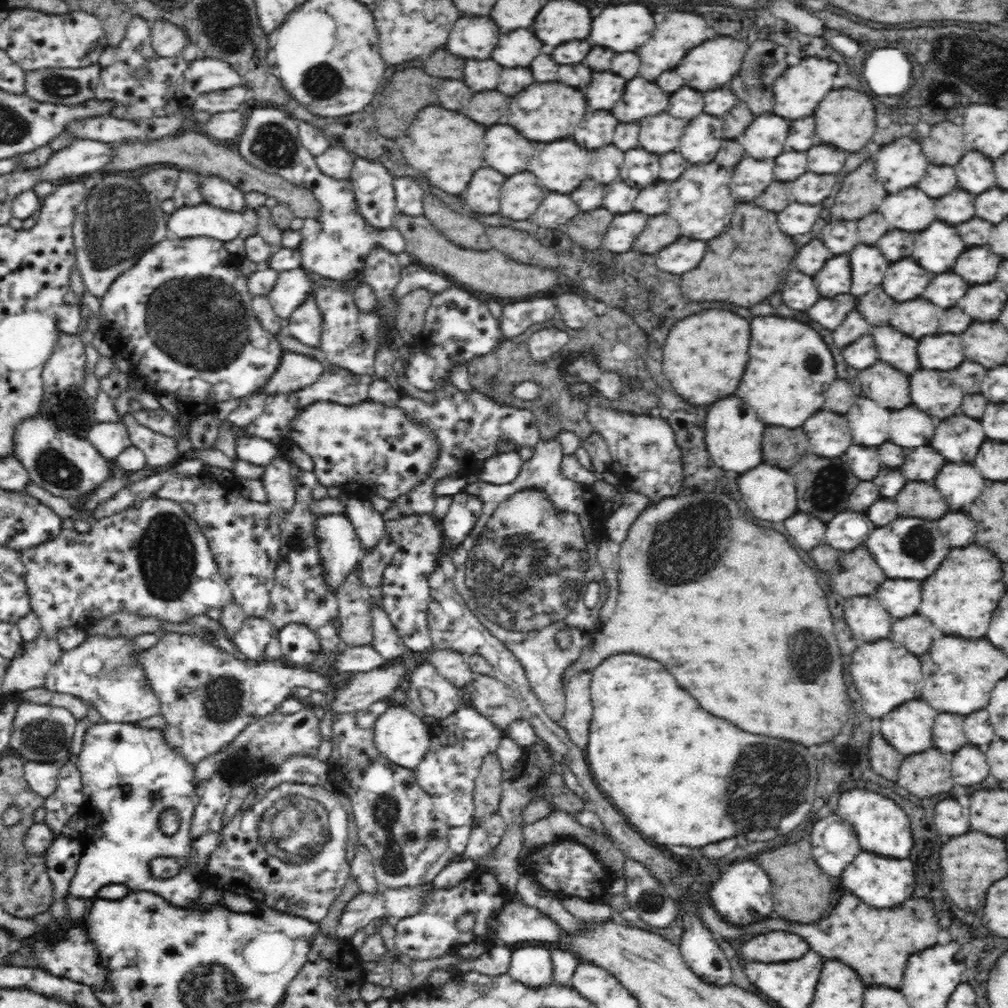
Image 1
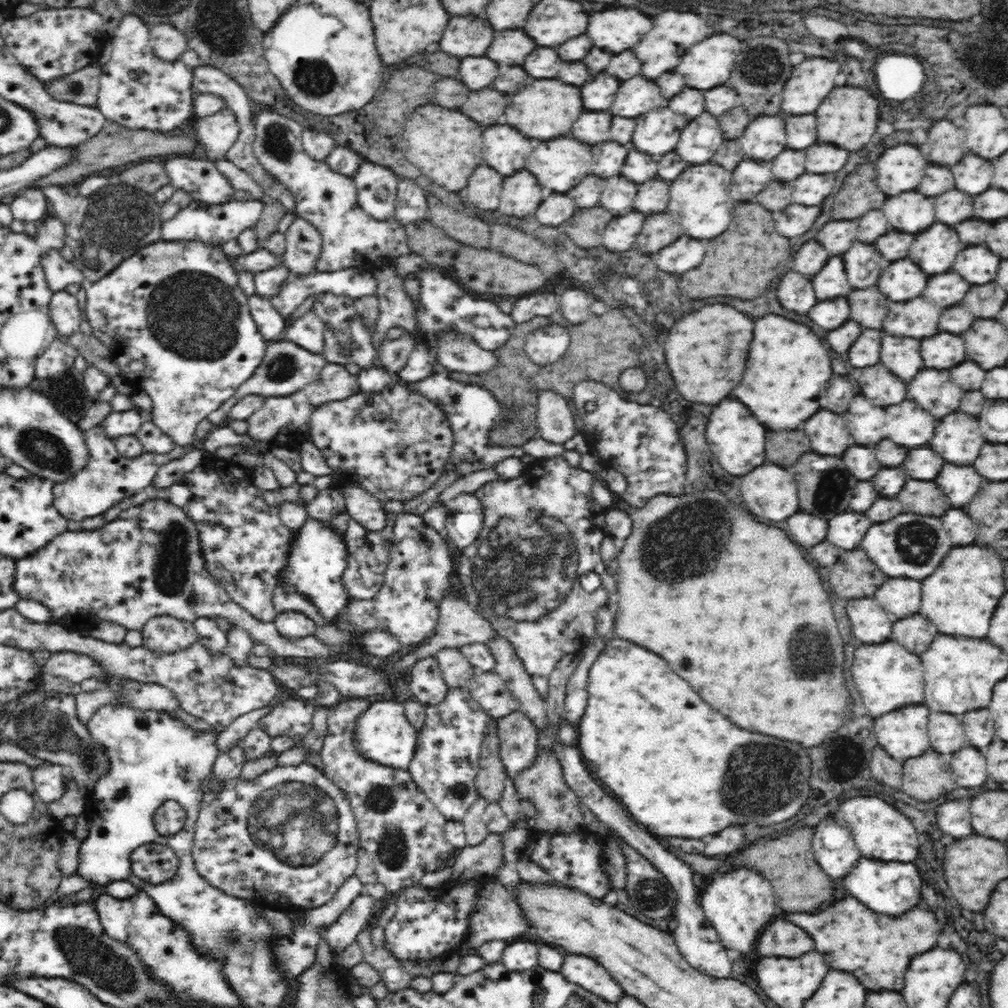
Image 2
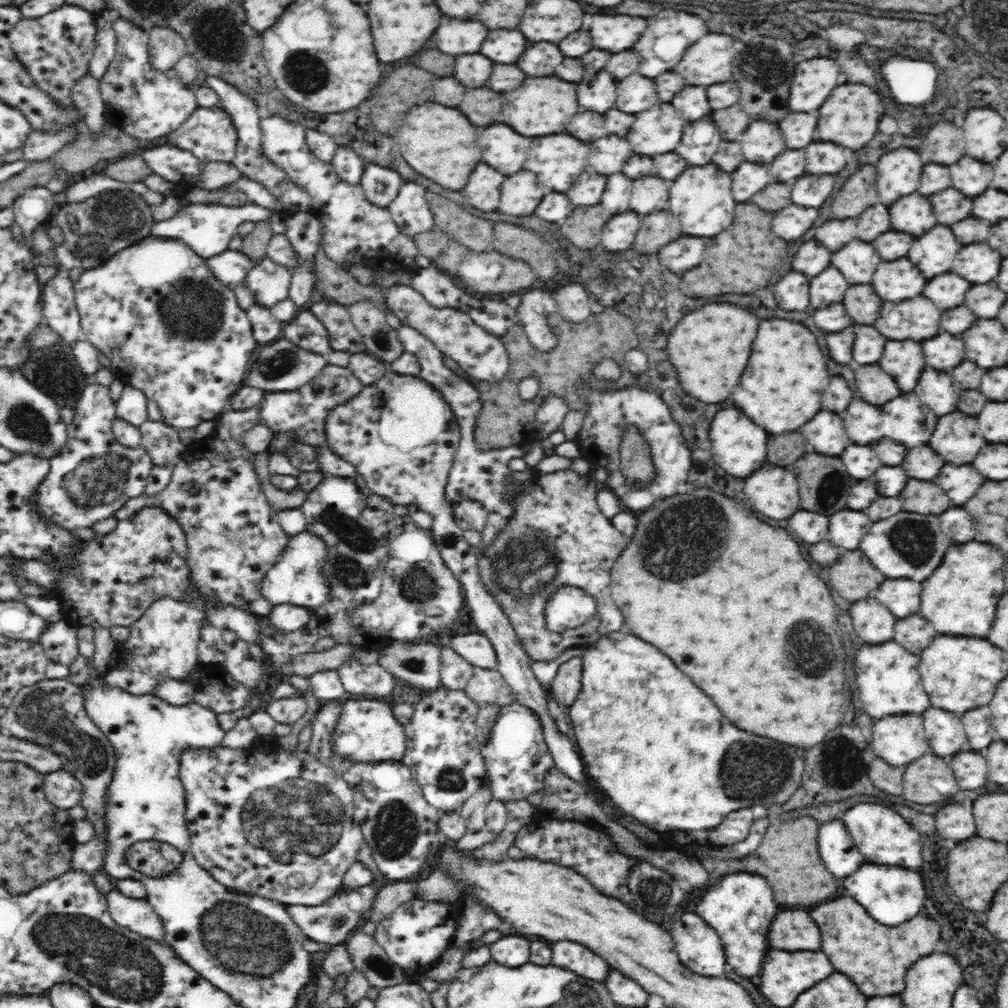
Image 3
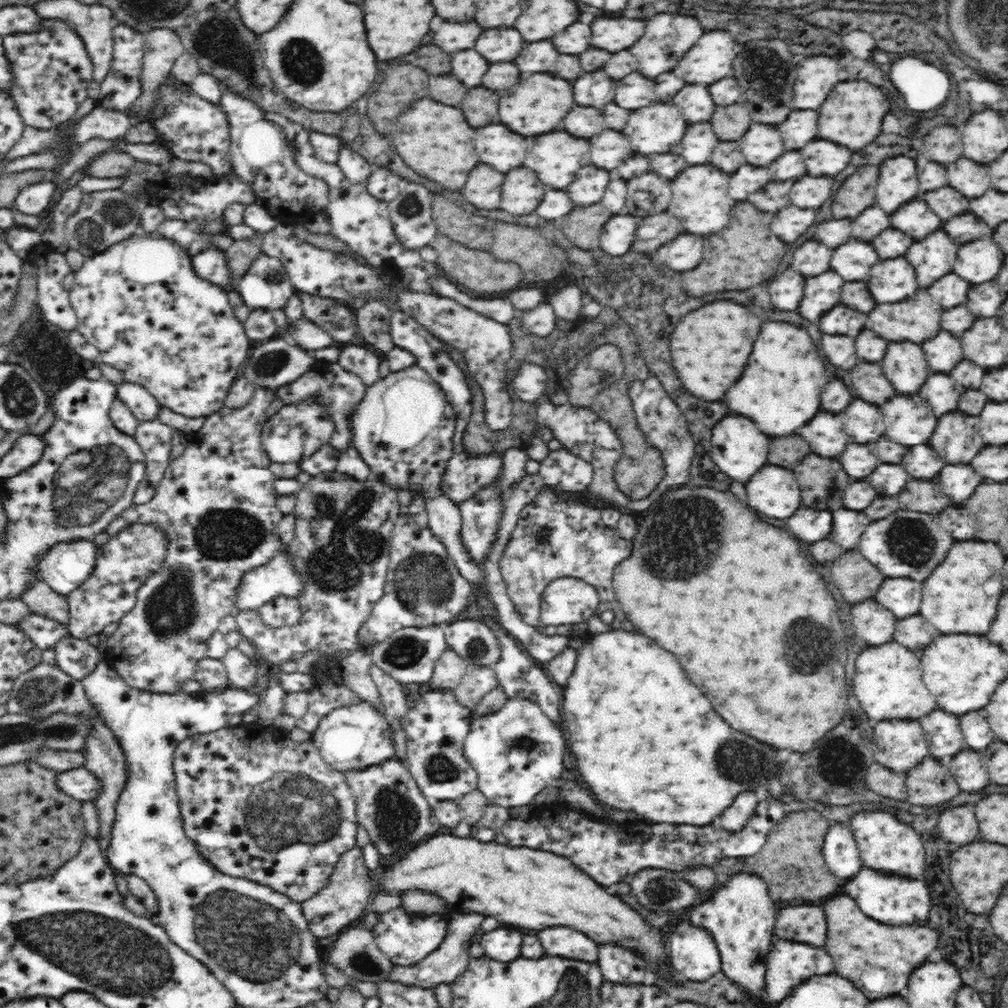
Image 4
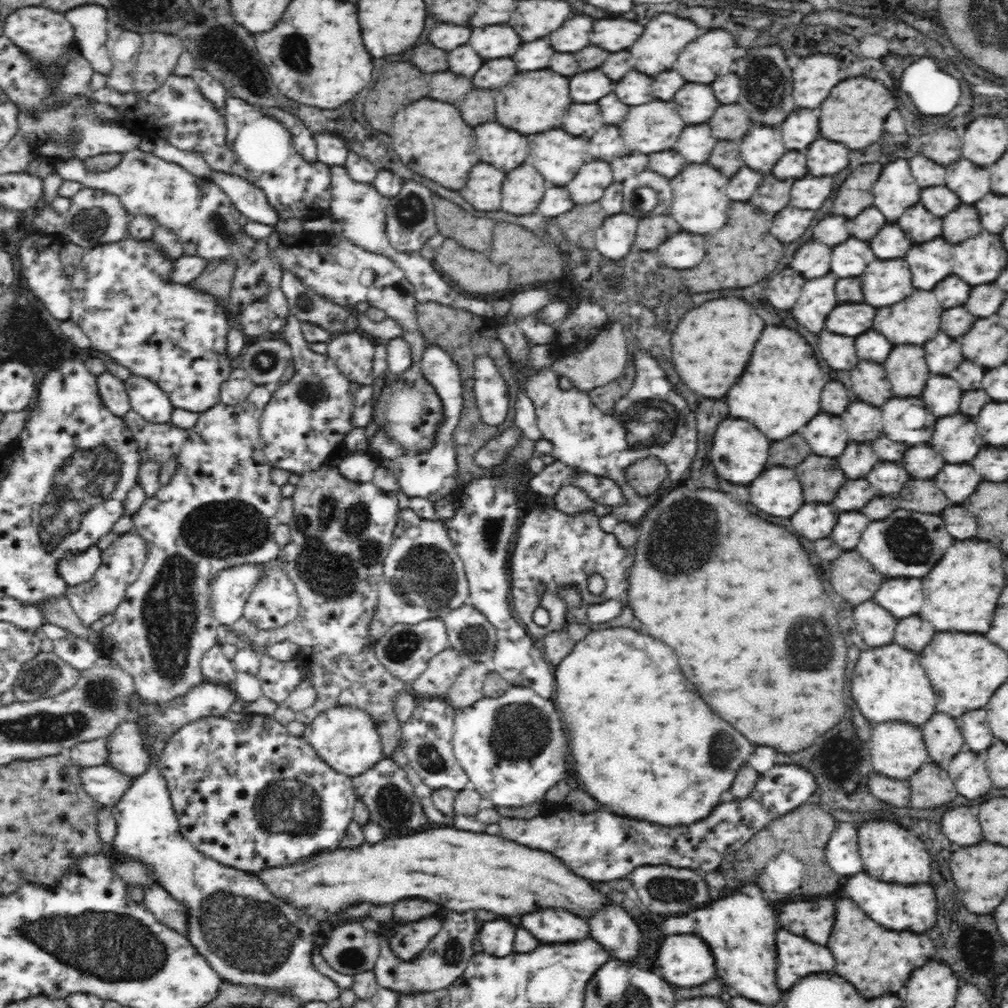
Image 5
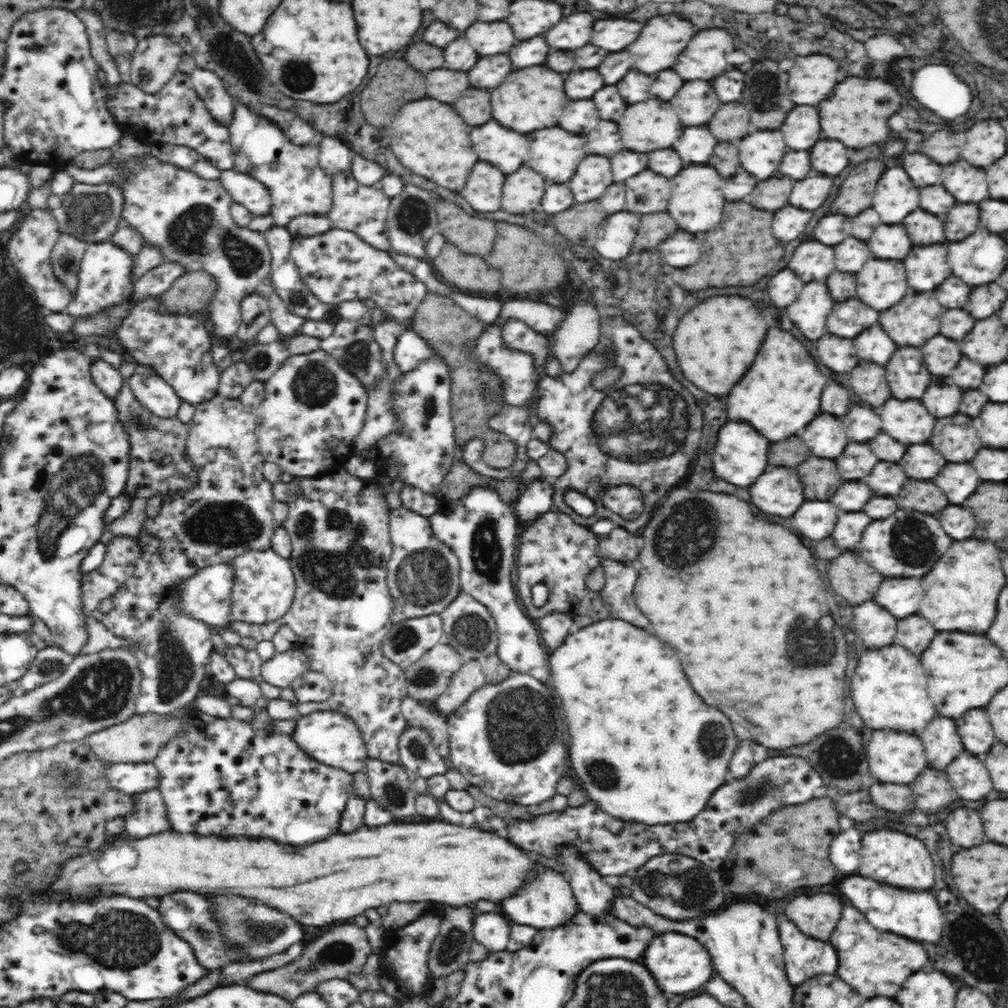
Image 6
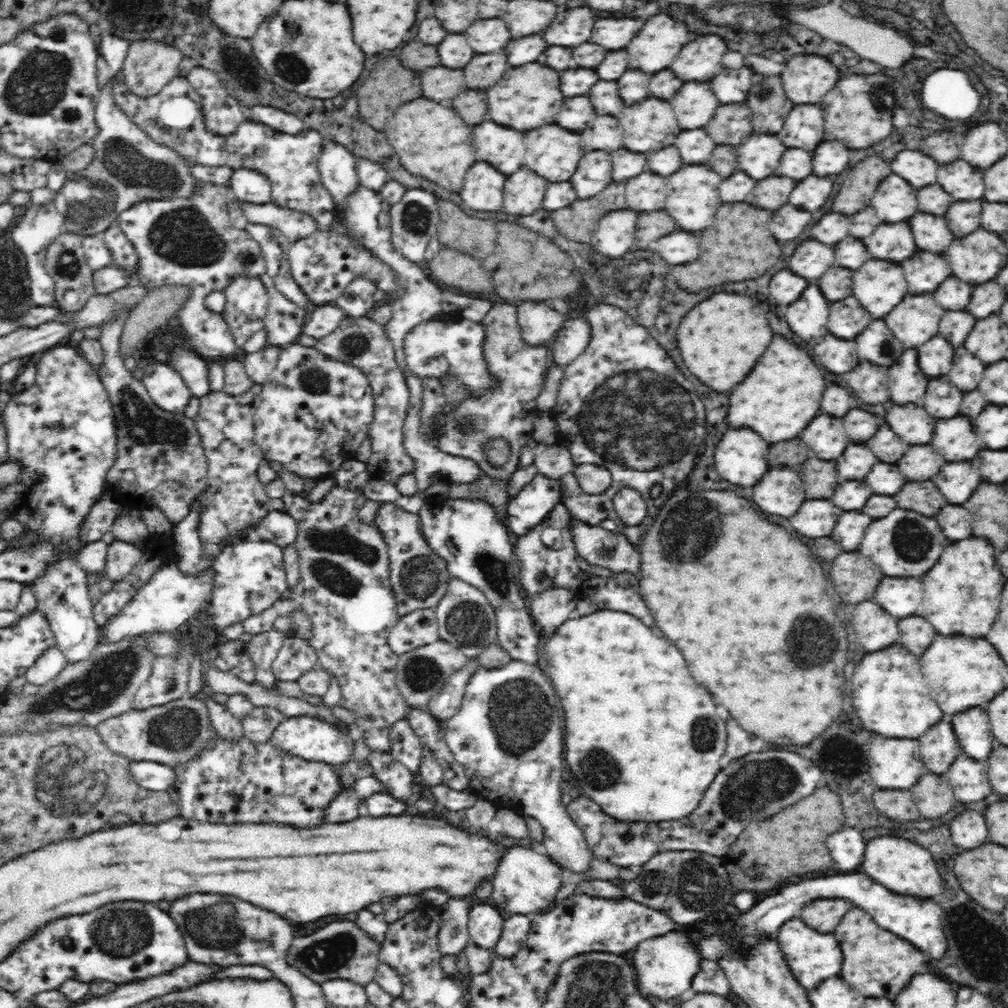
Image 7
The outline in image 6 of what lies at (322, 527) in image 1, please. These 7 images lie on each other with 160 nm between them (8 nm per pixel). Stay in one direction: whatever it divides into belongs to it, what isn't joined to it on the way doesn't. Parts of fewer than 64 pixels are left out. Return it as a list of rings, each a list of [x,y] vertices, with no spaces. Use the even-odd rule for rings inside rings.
[[[229,563],[216,564],[199,570],[192,578],[183,580],[179,586],[179,606],[188,616],[195,616],[218,630],[229,628],[230,598],[233,589],[233,566]]]

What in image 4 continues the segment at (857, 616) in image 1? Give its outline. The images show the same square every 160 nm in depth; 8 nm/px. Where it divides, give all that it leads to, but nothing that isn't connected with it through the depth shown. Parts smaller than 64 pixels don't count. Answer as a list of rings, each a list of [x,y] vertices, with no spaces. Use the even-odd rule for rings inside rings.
[[[866,600],[866,602],[854,604],[852,616],[854,616],[852,622],[854,622],[856,634],[862,640],[866,640],[868,644],[880,646],[880,644],[892,640],[894,628],[896,628],[896,618],[880,603]]]

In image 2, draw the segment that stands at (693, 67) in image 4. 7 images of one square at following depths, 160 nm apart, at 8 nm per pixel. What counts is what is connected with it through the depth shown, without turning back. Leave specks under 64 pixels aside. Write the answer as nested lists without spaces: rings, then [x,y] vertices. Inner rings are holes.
[[[728,34],[710,36],[696,46],[692,46],[682,62],[678,64],[676,72],[684,76],[688,88],[710,90],[724,85],[732,78],[737,62],[737,54],[742,42],[736,42]]]

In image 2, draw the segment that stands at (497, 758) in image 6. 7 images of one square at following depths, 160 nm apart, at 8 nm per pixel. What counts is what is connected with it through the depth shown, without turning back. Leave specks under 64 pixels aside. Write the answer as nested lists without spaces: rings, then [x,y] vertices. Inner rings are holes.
[[[522,711],[497,719],[497,737],[500,739],[500,756],[507,776],[514,780],[523,769],[530,768],[538,753],[538,728]]]

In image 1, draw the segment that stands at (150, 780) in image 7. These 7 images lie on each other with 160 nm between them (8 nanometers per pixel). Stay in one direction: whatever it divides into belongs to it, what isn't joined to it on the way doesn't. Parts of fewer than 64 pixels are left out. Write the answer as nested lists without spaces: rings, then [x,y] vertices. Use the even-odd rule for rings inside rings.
[[[25,761],[25,779],[36,794],[46,798],[56,790],[59,768],[56,761]]]

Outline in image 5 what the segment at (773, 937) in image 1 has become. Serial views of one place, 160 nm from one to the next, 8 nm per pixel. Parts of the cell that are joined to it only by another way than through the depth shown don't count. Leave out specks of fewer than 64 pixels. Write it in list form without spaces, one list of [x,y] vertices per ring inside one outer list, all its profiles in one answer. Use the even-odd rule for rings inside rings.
[[[818,900],[816,902],[794,902],[786,904],[778,912],[780,928],[792,930],[792,934],[800,934],[812,938],[812,942],[826,944],[832,926],[834,926],[834,902]]]

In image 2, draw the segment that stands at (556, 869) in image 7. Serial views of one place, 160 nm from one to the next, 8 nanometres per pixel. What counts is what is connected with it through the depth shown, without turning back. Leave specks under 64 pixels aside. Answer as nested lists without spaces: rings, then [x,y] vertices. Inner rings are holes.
[[[565,953],[561,973],[565,979],[583,987],[584,990],[618,1006],[624,989],[598,962],[586,955]]]

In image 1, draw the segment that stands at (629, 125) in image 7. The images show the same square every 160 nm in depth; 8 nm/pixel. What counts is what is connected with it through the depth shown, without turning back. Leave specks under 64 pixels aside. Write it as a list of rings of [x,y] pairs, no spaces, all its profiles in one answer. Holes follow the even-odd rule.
[[[666,112],[640,120],[640,146],[654,154],[666,154],[678,148],[678,142],[688,126],[686,120],[674,118]]]

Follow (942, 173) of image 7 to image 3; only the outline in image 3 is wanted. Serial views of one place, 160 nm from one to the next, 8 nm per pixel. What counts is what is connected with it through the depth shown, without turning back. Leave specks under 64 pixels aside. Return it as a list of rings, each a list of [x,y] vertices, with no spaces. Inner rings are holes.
[[[964,156],[960,162],[952,164],[950,172],[952,188],[964,192],[966,196],[978,196],[992,186],[992,166],[970,156]]]

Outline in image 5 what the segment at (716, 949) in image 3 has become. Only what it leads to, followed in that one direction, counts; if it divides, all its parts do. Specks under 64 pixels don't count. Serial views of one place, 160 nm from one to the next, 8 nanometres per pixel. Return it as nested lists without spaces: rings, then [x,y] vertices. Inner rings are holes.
[[[694,934],[667,936],[658,950],[658,960],[653,970],[670,985],[680,988],[700,986],[716,978],[716,966],[708,944]]]

